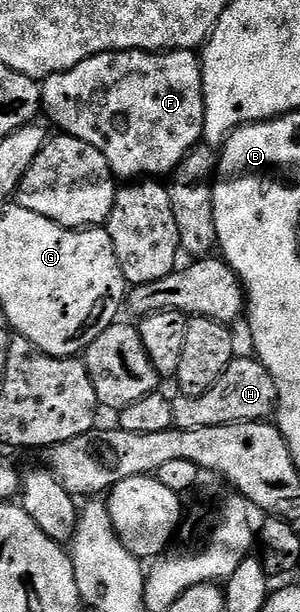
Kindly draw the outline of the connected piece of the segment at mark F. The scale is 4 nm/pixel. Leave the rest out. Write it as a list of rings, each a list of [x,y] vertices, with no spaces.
[[[186,48],[174,52],[103,52],[88,56],[70,70],[47,76],[40,84],[40,102],[43,115],[48,115],[63,135],[90,142],[94,150],[102,150],[112,175],[124,182],[171,177],[204,139],[206,106],[200,56]]]

